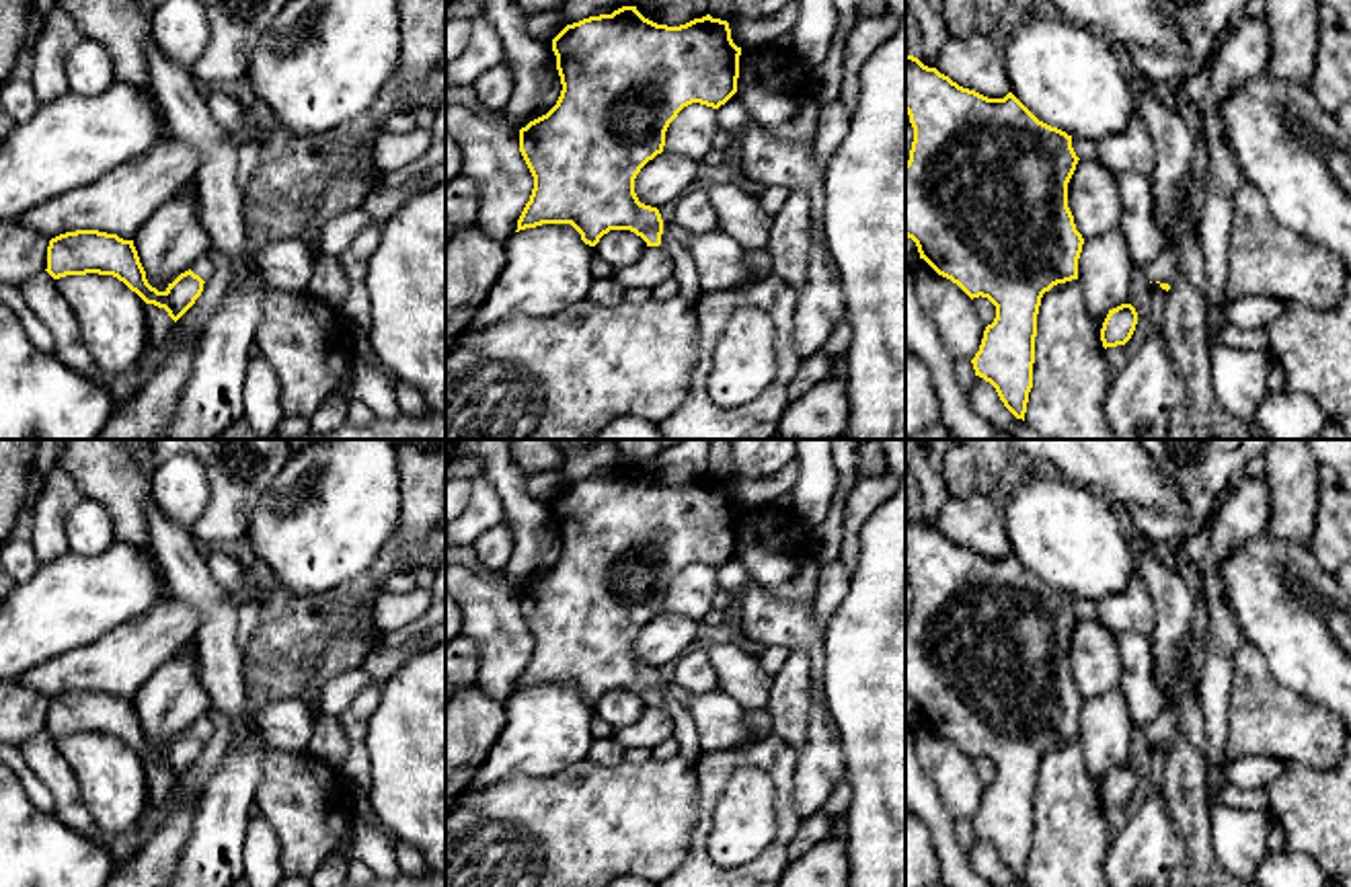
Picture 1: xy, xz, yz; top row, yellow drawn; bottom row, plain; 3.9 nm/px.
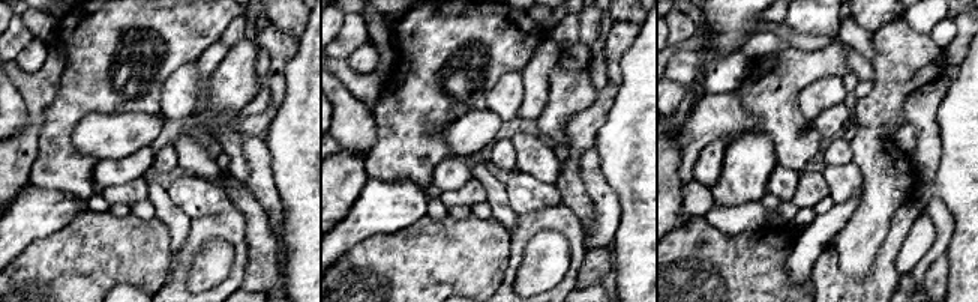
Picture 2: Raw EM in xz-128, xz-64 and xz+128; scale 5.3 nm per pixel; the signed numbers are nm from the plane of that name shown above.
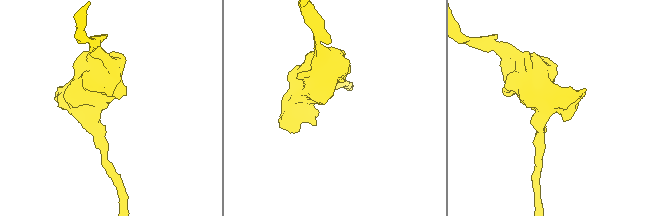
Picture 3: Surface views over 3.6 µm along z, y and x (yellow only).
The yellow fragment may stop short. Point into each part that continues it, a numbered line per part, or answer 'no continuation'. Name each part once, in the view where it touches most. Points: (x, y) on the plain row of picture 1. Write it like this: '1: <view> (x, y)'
1: xz (686, 736)

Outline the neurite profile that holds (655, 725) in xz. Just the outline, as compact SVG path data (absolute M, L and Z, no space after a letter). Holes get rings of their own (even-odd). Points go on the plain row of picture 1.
M647 706L636 723L624 729L614 729L612 737L626 749L653 749L661 741L673 737L673 733L673 719L661 706Z

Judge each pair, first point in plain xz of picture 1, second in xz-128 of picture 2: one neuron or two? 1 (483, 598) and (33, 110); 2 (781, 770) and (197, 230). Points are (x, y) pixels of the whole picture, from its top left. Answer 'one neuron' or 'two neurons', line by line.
1: two neurons
2: one neuron

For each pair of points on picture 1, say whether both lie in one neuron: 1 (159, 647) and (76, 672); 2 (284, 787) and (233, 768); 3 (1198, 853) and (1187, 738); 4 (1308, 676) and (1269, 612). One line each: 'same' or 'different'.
1: same
2: different
3: same
4: same

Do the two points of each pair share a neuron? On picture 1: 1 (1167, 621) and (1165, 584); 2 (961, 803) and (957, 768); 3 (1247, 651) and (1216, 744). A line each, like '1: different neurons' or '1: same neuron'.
1: same neuron
2: same neuron
3: different neurons

